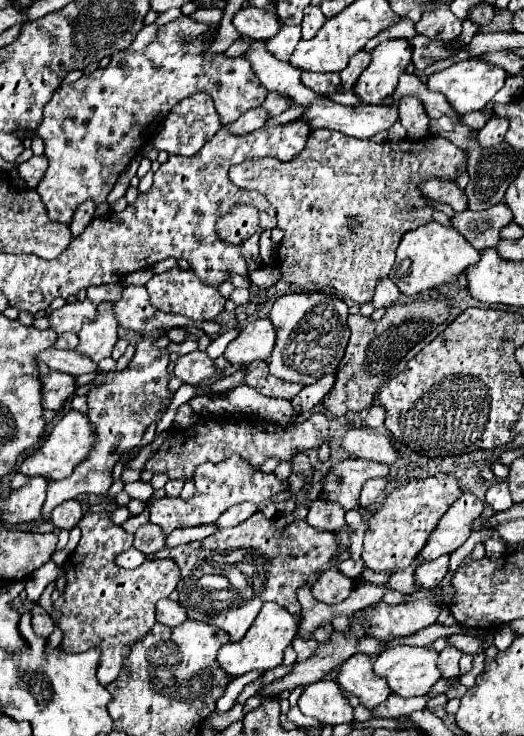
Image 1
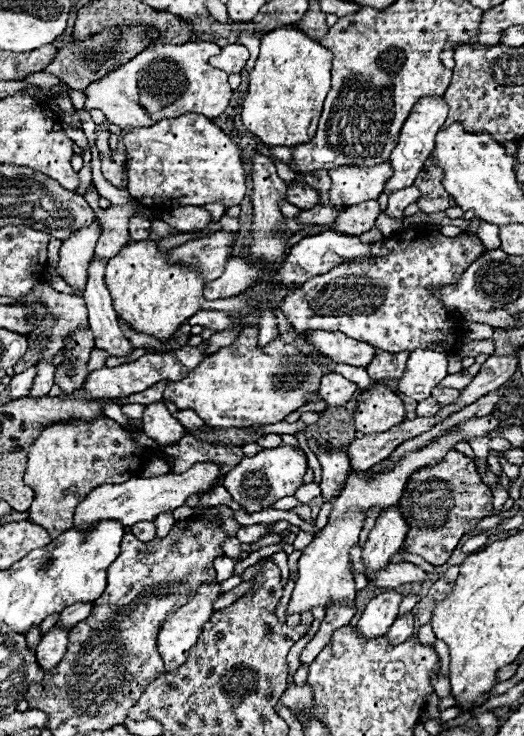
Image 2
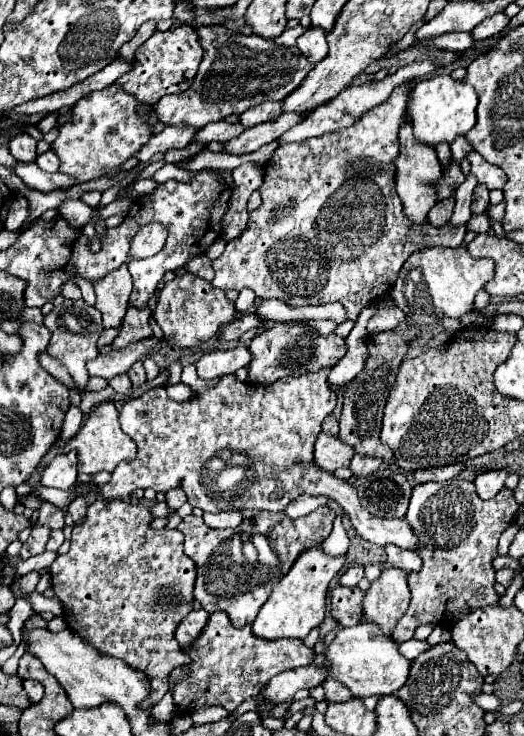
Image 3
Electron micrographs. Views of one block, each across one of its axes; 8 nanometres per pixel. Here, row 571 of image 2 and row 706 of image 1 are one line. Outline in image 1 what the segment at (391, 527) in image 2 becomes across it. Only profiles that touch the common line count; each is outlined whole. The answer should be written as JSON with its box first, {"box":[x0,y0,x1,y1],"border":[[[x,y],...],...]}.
{"box":[336,654,390,710],"border":[[[354,654],[344,662],[336,678],[348,692],[360,698],[360,704],[374,710],[388,700],[390,686],[384,678],[376,676],[372,670],[372,660],[368,654]]]}

